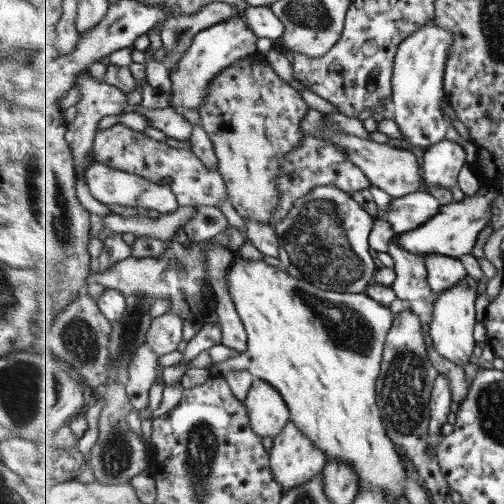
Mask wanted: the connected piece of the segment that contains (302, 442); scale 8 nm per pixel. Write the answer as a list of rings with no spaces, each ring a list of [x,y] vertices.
[[[292,418],[273,440],[270,452],[273,473],[287,492],[324,472],[328,461],[327,453],[319,449]]]

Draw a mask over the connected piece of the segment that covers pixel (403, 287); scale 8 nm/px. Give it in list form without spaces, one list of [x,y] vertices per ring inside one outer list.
[[[393,238],[388,254],[394,259],[396,280],[392,284],[396,296],[404,301],[415,301],[428,298],[433,290],[428,284],[428,269],[421,255],[415,255]]]

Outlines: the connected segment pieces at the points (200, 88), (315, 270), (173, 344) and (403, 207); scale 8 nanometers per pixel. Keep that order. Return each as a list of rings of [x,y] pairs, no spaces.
[[[239,15],[223,19],[195,35],[193,45],[181,58],[179,66],[170,71],[173,81],[171,106],[201,110],[201,105],[205,103],[205,97],[209,95],[209,90],[207,90],[209,83],[213,82],[213,79],[229,65],[234,65],[237,61],[257,53],[257,40],[259,38],[255,31],[249,27],[244,16]]]
[[[315,186],[307,196],[299,198],[289,214],[275,225],[281,248],[281,266],[290,276],[310,282],[316,288],[331,292],[365,293],[374,284],[379,263],[371,256],[370,235],[375,218],[353,200],[351,194],[337,186]]]
[[[167,312],[160,318],[154,318],[146,336],[146,343],[163,356],[179,348],[184,340],[184,319],[176,312]]]
[[[423,189],[395,198],[386,212],[387,219],[396,234],[409,233],[439,214],[440,206],[439,200]]]

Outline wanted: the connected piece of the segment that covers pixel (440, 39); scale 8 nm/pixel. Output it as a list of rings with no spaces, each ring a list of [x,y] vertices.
[[[435,17],[429,23],[419,27],[412,36],[399,45],[395,57],[393,84],[393,100],[390,108],[393,109],[397,125],[403,131],[404,145],[420,146],[427,149],[441,142],[447,134],[448,120],[443,118],[441,98],[447,96],[444,84],[449,60],[449,52],[455,44],[456,35],[452,30],[437,24]]]

